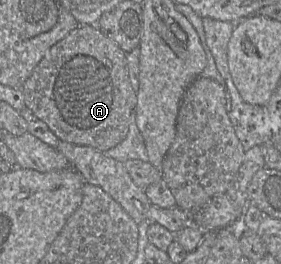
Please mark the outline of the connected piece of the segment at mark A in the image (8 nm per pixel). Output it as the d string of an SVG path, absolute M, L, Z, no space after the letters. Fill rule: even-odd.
M79 25L53 45L21 88L25 106L61 140L91 146L105 152L127 136L130 116L135 111L137 95L129 80L126 53L97 25Z

